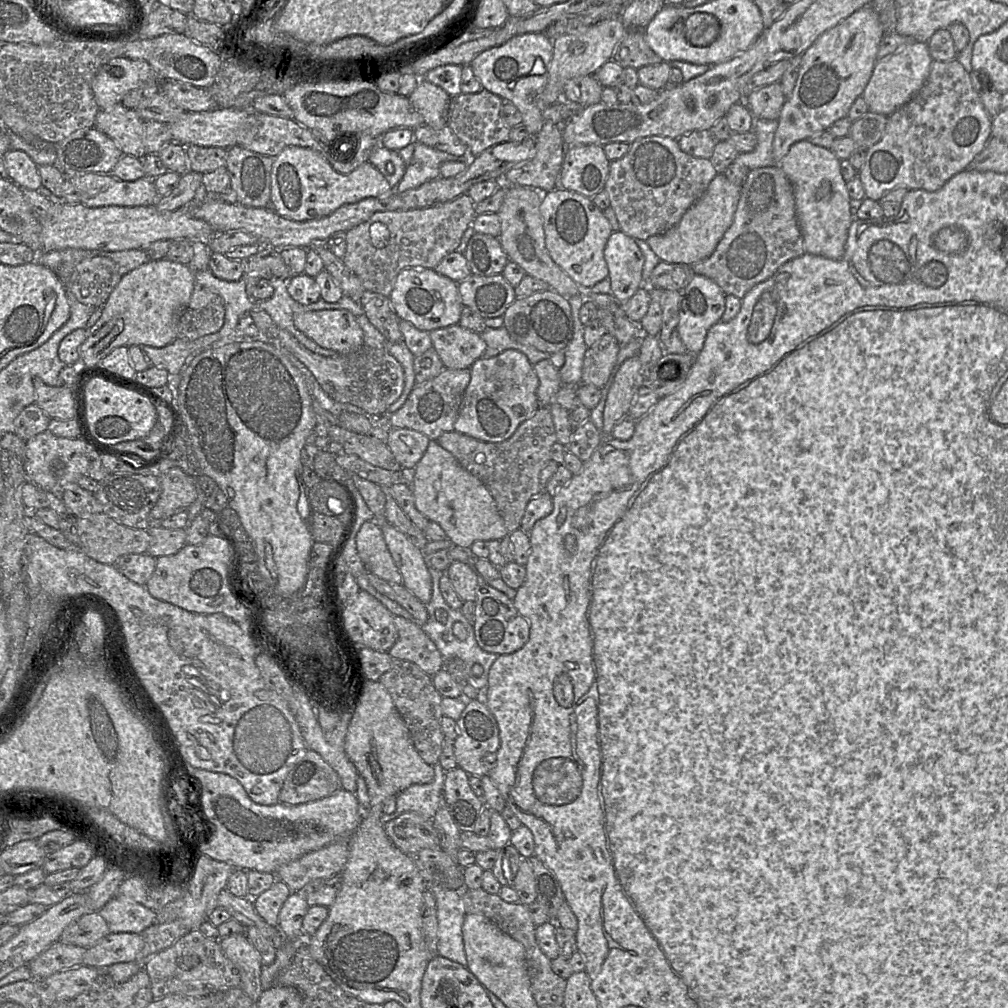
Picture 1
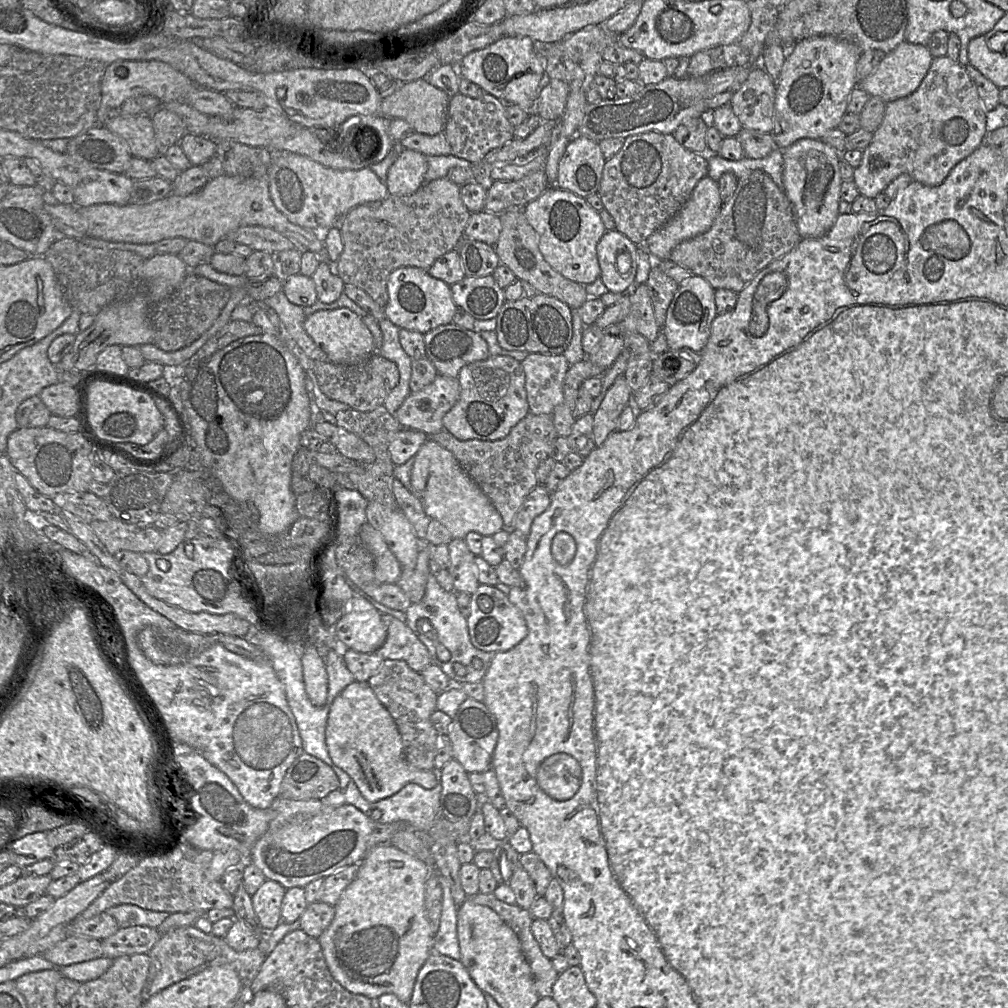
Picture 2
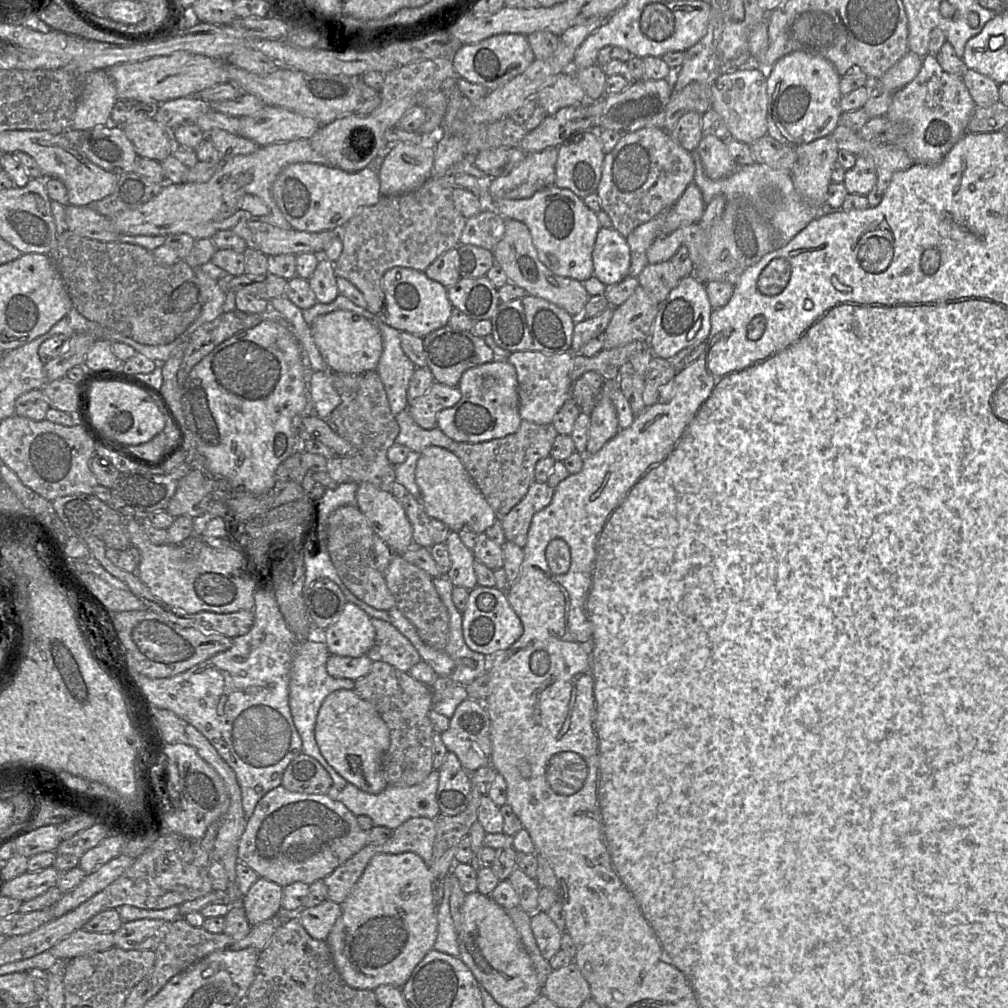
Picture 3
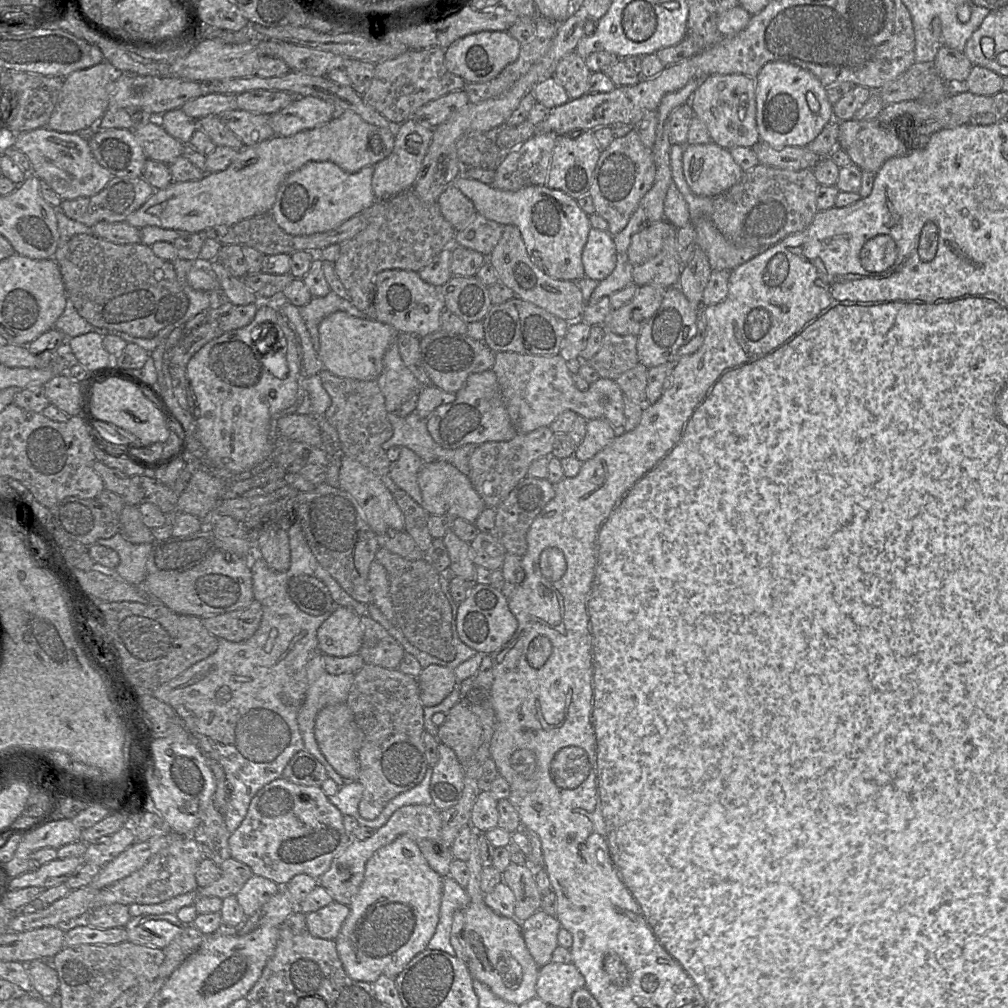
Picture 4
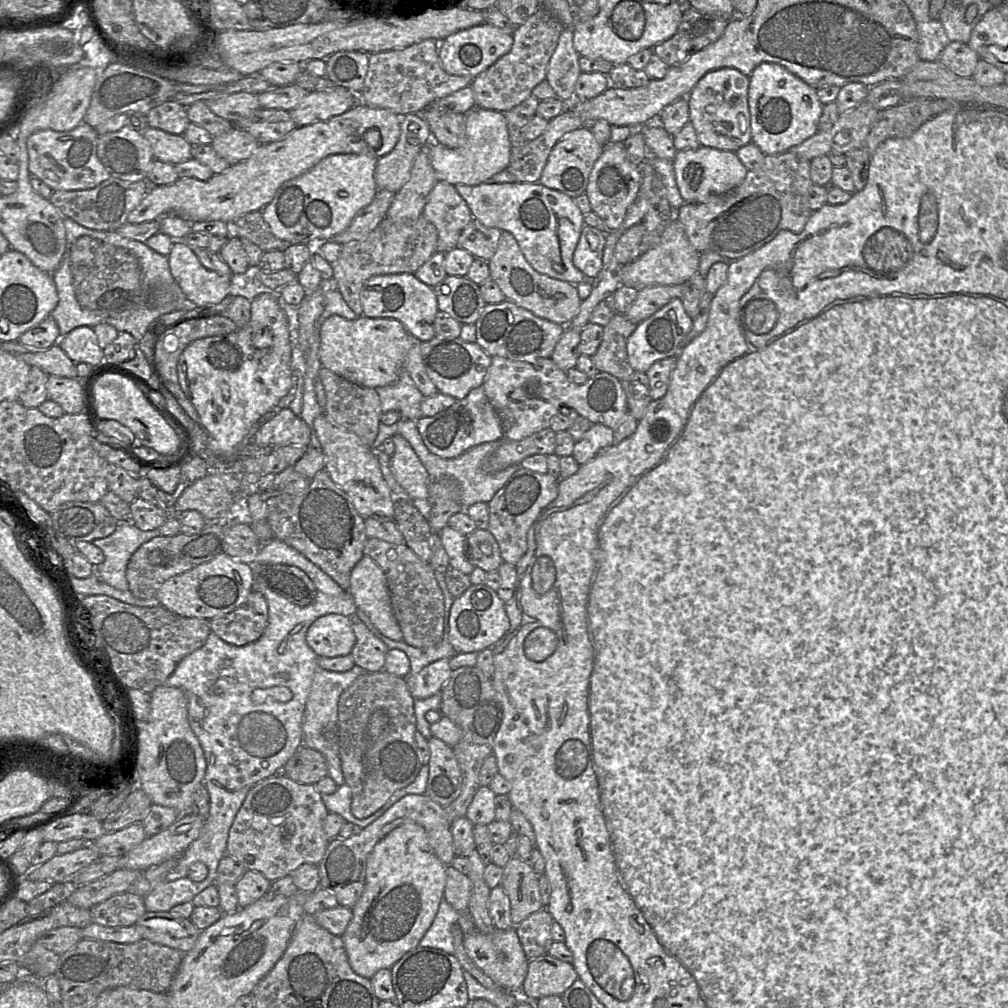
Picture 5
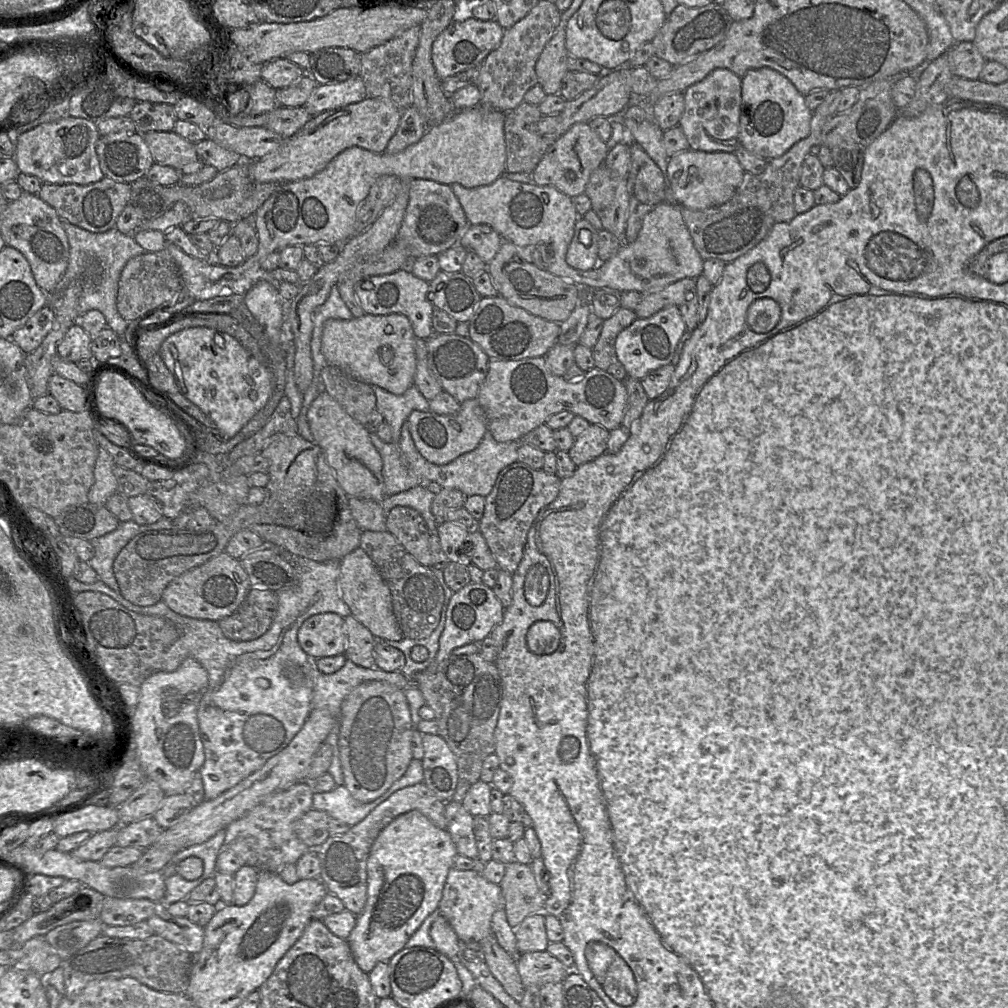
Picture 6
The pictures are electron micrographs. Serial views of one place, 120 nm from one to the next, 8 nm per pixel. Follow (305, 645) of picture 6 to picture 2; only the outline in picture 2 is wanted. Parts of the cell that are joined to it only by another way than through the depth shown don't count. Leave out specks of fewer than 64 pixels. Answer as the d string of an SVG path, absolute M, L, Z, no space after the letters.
M354 595L347 612L335 625L336 637L350 650L361 653L374 653L385 642L387 629L381 619L381 613L366 599Z

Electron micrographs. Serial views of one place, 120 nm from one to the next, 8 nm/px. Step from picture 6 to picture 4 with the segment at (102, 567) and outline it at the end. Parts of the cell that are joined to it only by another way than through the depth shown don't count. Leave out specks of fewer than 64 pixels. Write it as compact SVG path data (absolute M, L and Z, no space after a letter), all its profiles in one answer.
M120 532L108 539L99 539L95 544L108 547L119 555L119 564L115 573L133 586L142 586L147 572L146 562L152 550L152 544L133 544Z

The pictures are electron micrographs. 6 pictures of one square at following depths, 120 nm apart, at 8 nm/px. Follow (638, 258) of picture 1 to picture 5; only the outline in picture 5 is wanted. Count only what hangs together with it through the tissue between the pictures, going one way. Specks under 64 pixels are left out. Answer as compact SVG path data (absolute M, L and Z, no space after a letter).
M584 225L573 254L573 264L588 279L594 279L602 269L606 233L596 227Z

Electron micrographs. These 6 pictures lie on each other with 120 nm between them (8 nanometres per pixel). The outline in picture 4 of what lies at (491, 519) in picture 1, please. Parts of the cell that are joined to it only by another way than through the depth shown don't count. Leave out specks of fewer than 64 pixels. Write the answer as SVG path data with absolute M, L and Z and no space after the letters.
M448 462L424 463L418 474L418 484L422 494L422 507L430 515L449 515L475 524L481 512L486 508L469 478Z

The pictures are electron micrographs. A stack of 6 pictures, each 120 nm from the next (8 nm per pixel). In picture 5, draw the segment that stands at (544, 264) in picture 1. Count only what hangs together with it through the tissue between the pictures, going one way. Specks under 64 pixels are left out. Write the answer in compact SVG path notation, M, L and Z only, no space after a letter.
M502 231L495 254L487 261L492 279L510 300L534 315L561 325L568 325L580 310L582 300L573 283L551 278L536 271L524 257L513 234Z

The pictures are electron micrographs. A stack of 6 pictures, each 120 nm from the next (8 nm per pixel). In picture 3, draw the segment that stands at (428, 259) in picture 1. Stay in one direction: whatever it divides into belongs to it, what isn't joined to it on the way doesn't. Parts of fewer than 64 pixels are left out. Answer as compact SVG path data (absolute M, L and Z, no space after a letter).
M449 175L430 177L411 192L381 197L378 203L363 207L341 227L343 248L333 263L334 272L337 277L348 280L361 291L369 312L378 315L383 308L382 277L387 270L400 266L424 272L437 257L460 244L459 239L467 219L454 206L454 187L453 178Z

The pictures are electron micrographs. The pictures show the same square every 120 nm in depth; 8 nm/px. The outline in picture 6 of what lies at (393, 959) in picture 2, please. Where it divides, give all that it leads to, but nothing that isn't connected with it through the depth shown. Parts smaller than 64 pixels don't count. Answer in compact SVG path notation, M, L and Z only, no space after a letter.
M418 810L399 815L379 833L367 859L366 905L363 912L356 917L356 925L347 938L353 958L363 972L369 973L378 962L389 962L405 948L408 939L426 917L438 910L447 875L457 853L448 830L436 827Z

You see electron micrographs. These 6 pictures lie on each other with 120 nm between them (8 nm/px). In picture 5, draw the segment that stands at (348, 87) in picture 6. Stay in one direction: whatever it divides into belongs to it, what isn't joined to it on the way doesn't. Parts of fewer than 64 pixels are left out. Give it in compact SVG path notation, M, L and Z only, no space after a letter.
M339 86L333 92L308 92L288 113L296 126L301 127L343 114L356 104L357 95Z

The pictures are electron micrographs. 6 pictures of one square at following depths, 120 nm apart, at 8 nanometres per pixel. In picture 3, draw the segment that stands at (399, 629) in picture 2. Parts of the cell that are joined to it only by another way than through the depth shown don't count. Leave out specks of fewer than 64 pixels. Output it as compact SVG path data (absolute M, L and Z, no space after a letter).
M371 618L371 623L376 630L376 637L367 656L372 661L383 661L409 672L422 660L413 644L390 621Z

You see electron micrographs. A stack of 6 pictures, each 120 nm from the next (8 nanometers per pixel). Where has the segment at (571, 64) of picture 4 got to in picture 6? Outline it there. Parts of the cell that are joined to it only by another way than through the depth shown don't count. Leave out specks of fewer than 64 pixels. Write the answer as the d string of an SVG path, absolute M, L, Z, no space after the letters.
M560 27L544 47L535 65L538 83L546 95L559 94L562 80L569 71L568 55L566 31Z

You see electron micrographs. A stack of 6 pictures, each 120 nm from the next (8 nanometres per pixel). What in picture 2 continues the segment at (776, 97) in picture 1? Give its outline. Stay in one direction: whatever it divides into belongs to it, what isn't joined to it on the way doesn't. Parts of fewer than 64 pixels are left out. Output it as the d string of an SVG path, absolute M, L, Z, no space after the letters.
M760 65L752 68L747 80L729 105L743 129L772 133L774 128L775 81Z

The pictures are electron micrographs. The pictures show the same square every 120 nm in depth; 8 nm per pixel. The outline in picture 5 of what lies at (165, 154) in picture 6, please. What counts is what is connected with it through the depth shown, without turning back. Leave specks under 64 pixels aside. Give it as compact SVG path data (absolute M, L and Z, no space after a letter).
M149 126L139 133L149 143L156 160L176 165L192 158L192 145L183 135L170 134Z

